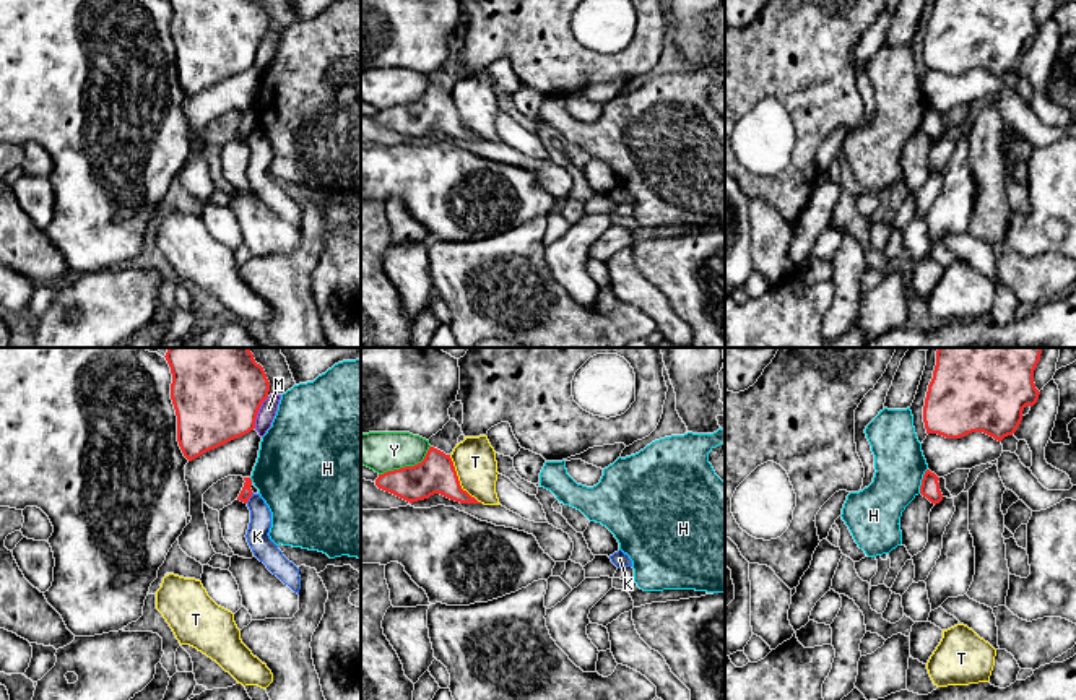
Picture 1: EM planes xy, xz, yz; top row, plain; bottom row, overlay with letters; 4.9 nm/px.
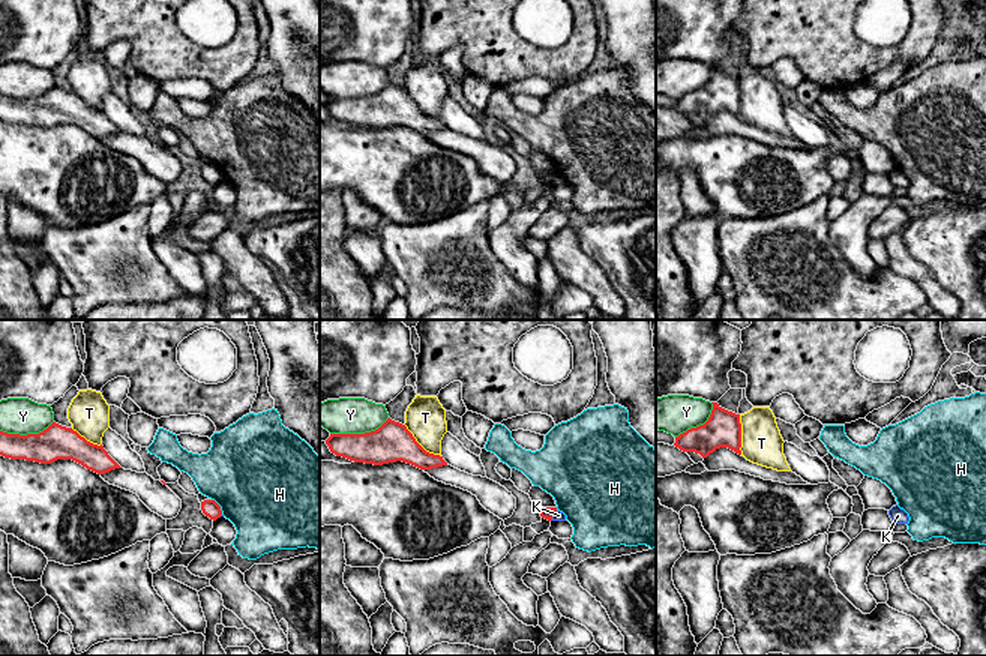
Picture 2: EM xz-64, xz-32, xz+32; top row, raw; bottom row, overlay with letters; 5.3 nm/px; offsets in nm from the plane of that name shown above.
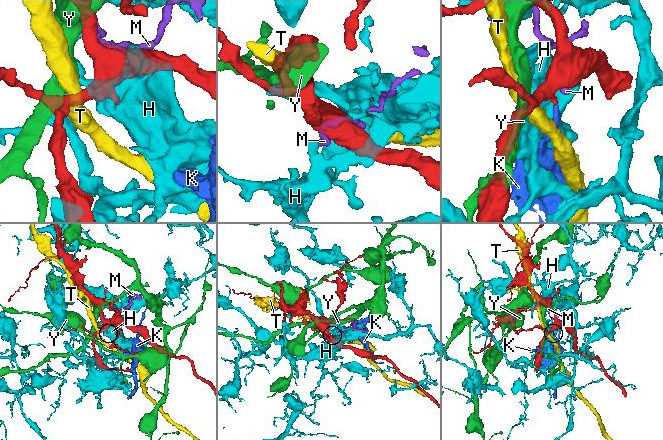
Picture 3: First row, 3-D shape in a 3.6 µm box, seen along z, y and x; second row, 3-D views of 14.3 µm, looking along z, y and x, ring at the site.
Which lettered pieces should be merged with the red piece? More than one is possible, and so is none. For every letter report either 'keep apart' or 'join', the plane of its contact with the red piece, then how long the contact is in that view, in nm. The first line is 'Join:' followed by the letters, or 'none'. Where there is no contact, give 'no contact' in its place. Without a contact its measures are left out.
Join: none
H: keep apart | yz | 130 nm
K: keep apart | xy | 70 nm
M: keep apart | xy | 180 nm
T: keep apart | xz | 280 nm
Y: keep apart | xz | 300 nm

